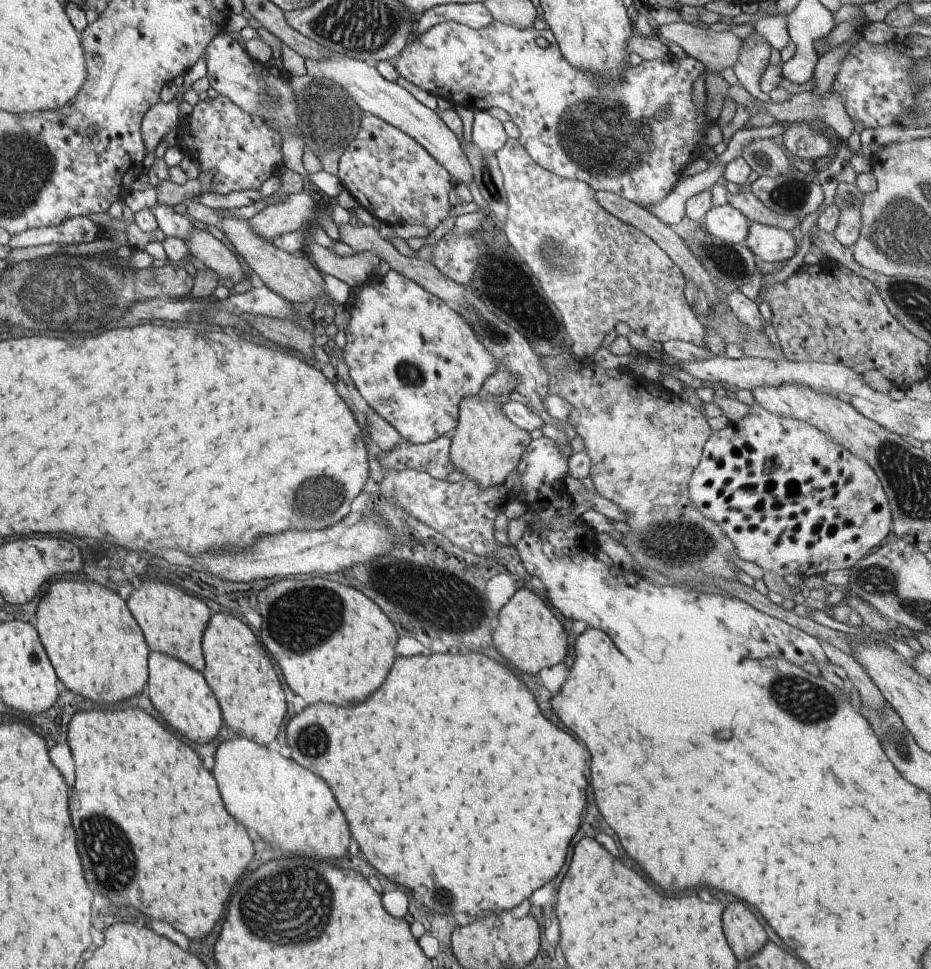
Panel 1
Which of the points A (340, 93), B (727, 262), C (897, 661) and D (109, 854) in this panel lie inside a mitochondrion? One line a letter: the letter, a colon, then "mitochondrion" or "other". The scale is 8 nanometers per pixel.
A: mitochondrion
B: mitochondrion
C: other
D: mitochondrion

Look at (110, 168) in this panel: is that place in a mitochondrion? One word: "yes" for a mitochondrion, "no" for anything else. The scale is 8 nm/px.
no

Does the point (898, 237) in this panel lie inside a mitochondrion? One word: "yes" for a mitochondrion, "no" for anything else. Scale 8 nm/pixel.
yes

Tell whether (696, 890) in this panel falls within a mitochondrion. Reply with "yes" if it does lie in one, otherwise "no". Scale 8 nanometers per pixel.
no

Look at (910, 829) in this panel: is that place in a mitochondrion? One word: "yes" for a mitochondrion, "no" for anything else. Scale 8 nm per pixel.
no

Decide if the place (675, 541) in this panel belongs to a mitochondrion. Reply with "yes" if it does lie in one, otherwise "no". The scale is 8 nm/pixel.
yes

